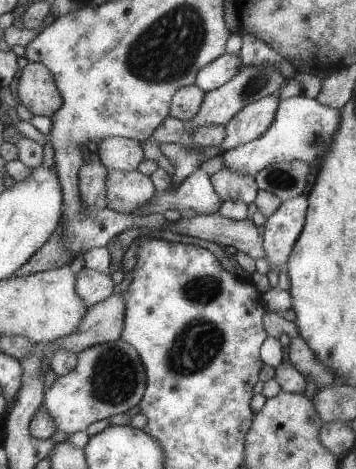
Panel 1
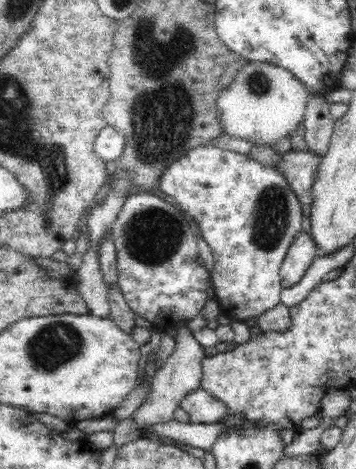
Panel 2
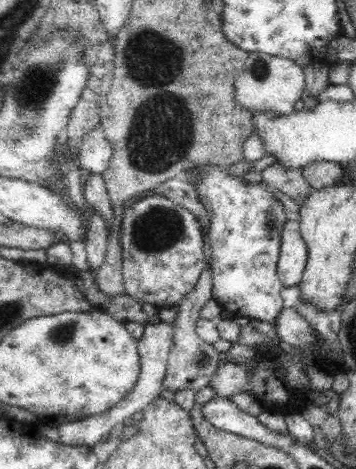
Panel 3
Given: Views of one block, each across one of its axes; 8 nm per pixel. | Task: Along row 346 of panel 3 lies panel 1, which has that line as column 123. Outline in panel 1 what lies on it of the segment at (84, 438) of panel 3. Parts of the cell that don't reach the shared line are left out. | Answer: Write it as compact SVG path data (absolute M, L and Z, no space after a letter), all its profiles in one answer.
M105 138L103 142L99 142L97 154L107 172L135 172L137 166L145 160L141 142L127 138Z

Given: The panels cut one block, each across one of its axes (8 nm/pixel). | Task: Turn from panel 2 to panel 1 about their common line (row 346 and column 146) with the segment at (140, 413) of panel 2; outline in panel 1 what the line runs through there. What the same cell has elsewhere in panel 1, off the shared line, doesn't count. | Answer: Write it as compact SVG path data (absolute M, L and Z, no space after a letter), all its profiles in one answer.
M113 170L105 178L105 198L107 208L117 214L131 214L133 210L145 206L157 194L149 176L135 172Z

